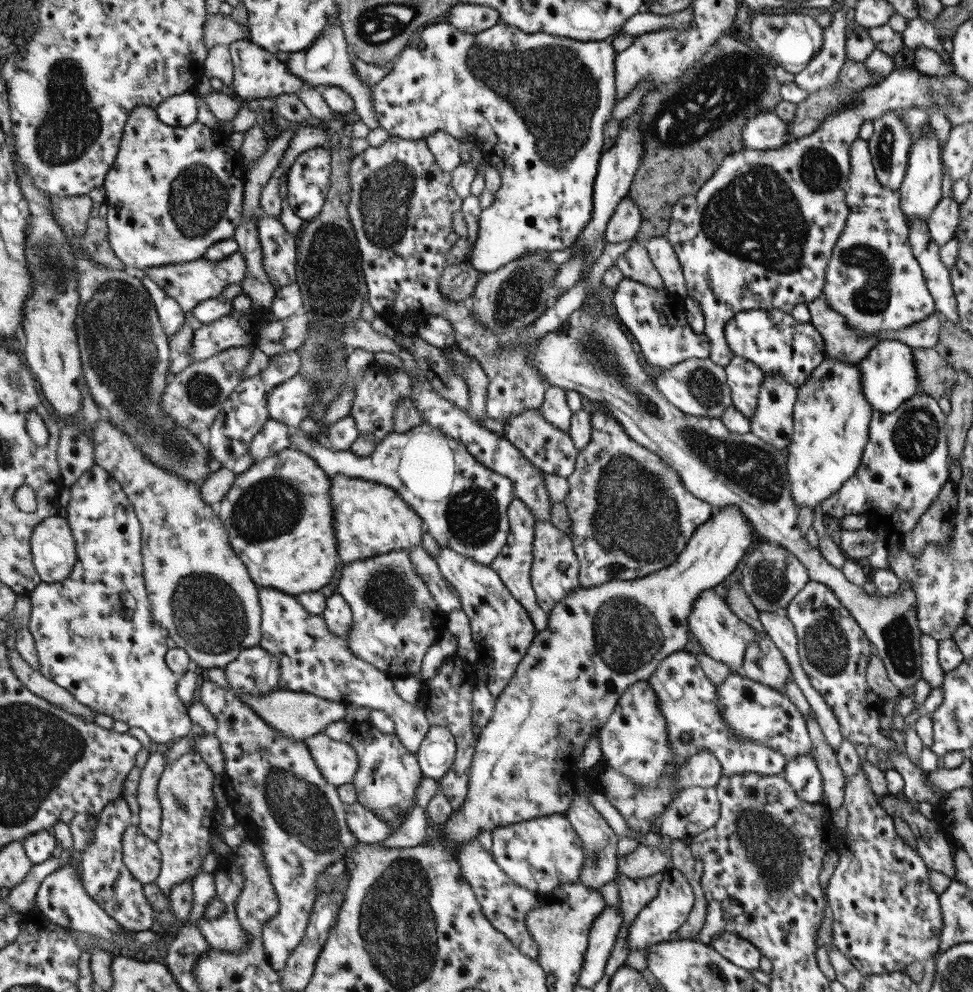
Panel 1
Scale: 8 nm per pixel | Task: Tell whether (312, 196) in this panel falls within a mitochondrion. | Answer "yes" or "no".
no

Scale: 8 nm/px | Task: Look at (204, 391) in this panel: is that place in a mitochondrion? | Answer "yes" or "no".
yes

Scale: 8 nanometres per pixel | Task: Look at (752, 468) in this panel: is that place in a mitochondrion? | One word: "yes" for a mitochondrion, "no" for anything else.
yes

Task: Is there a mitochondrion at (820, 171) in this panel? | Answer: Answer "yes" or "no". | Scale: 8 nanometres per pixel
yes

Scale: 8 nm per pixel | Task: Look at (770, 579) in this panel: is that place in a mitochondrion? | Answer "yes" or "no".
yes

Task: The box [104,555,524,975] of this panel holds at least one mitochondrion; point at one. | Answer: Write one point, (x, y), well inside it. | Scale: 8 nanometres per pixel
(209, 614)

